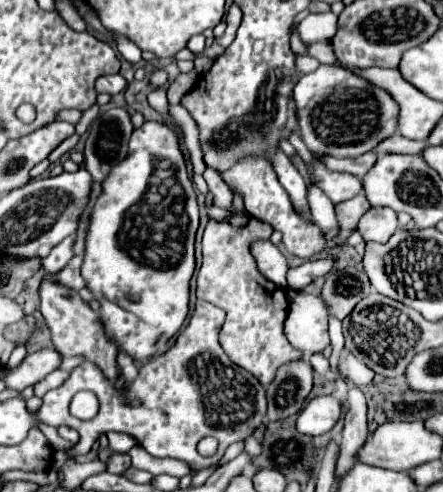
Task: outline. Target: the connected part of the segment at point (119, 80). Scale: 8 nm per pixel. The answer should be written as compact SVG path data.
M110 74L110 76L100 76L96 80L96 92L108 92L108 94L118 94L126 88L126 78L122 78L120 74Z

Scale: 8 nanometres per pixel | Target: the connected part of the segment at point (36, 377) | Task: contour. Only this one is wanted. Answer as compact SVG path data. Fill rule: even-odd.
M42 348L22 360L22 364L14 370L8 370L4 382L8 388L24 390L26 386L34 386L42 378L46 378L50 372L58 370L62 362L62 356L54 348Z

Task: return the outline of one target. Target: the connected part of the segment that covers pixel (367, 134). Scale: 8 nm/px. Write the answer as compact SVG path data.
M322 64L318 70L304 74L294 86L294 100L298 106L300 136L310 152L330 154L336 158L354 158L364 152L372 152L382 140L398 132L398 104L394 102L394 98L390 98L390 94L386 94L386 90L382 90L380 86L372 88L366 78L354 74L354 70L342 64Z

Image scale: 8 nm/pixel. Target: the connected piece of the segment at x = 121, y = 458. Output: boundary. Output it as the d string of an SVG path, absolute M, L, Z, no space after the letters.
M112 454L106 462L106 472L112 472L112 474L124 474L126 468L130 468L128 454Z

